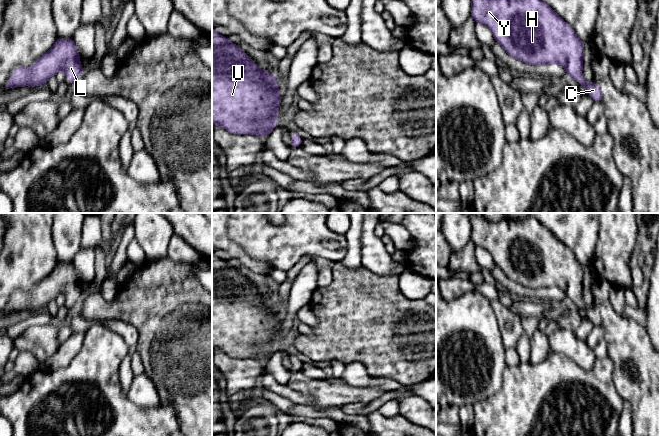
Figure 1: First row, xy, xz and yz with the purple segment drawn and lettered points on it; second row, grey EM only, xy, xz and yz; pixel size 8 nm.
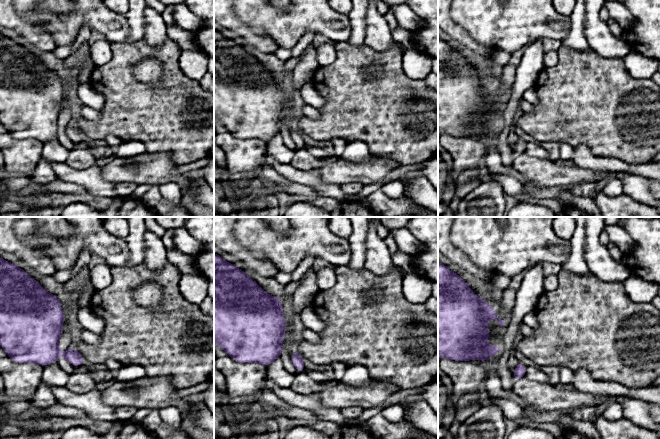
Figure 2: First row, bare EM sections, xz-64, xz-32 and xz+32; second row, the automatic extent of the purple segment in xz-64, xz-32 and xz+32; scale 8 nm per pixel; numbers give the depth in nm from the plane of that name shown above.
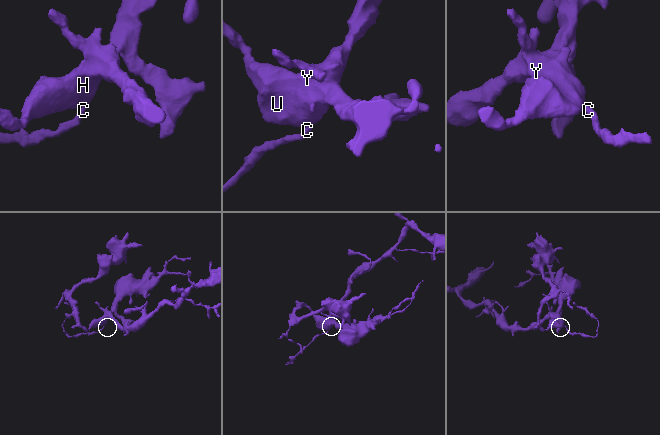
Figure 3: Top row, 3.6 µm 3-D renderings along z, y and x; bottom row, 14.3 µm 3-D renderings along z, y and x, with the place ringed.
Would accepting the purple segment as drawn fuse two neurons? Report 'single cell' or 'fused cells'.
single cell

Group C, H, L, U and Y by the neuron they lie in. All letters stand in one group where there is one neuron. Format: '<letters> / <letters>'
C H L U Y

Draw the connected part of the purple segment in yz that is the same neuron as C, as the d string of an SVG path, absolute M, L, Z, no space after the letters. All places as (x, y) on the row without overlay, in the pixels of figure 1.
M476 214L469 217L472 226L471 241L475 247L482 247L491 254L495 265L509 280L533 290L560 288L565 292L568 302L581 308L594 326L603 328L598 309L594 305L587 307L582 302L584 265L537 218L529 215L525 220L514 222L504 218L490 221Z

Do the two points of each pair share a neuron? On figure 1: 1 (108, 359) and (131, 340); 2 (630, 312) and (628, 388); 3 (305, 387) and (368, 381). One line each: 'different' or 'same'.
1: different
2: different
3: different

